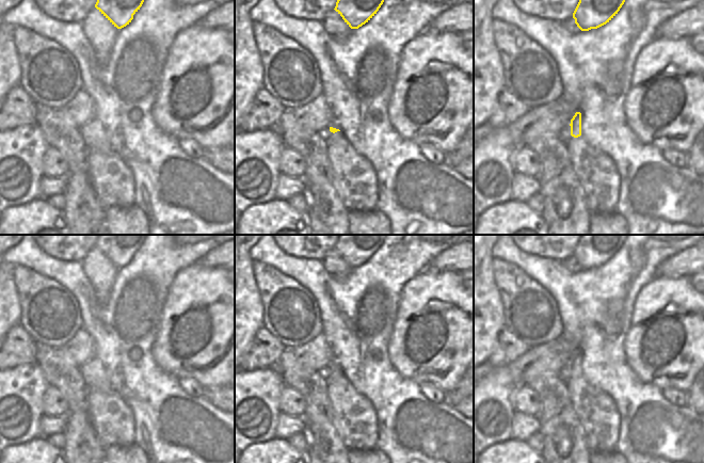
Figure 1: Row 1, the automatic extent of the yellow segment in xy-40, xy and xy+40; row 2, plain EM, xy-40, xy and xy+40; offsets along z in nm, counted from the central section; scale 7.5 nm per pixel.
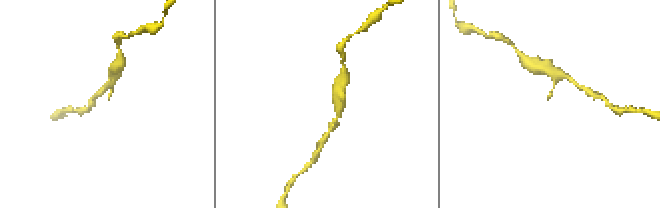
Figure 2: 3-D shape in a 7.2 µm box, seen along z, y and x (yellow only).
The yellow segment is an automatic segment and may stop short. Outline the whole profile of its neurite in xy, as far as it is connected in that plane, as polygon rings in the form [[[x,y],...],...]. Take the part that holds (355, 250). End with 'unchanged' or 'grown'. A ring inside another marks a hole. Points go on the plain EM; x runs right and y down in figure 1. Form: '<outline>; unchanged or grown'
[[[339,235],[335,250],[351,268],[358,268],[379,250],[386,235]]]; unchanged

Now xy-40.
[[[98,235],[95,246],[117,268],[129,264],[146,235]]]; unchanged

